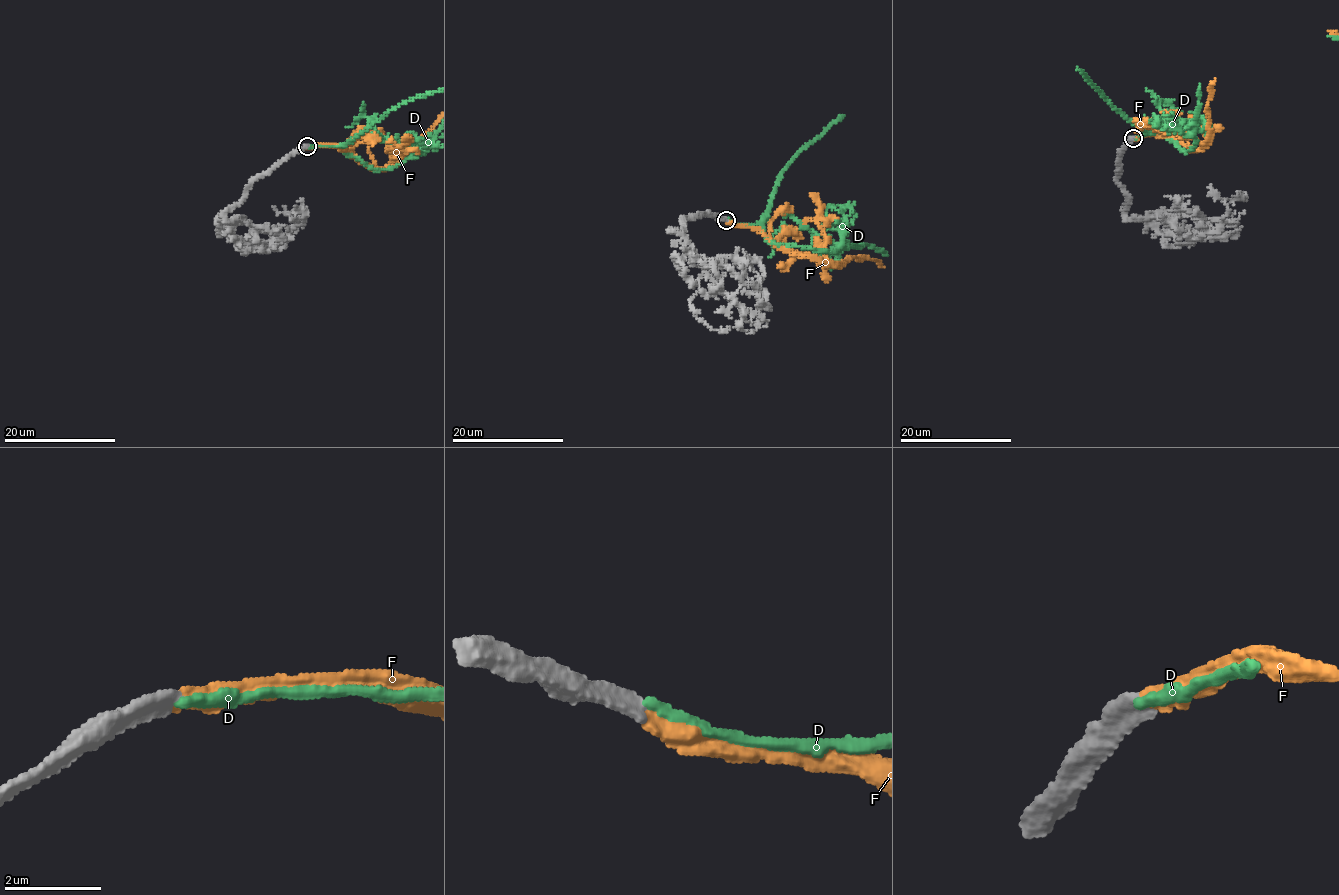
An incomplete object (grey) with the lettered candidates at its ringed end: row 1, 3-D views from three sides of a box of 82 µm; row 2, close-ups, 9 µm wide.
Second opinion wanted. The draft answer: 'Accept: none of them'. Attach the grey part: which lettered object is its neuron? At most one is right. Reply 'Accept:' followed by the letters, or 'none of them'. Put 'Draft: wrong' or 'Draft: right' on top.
Draft: wrong
Accept: F

